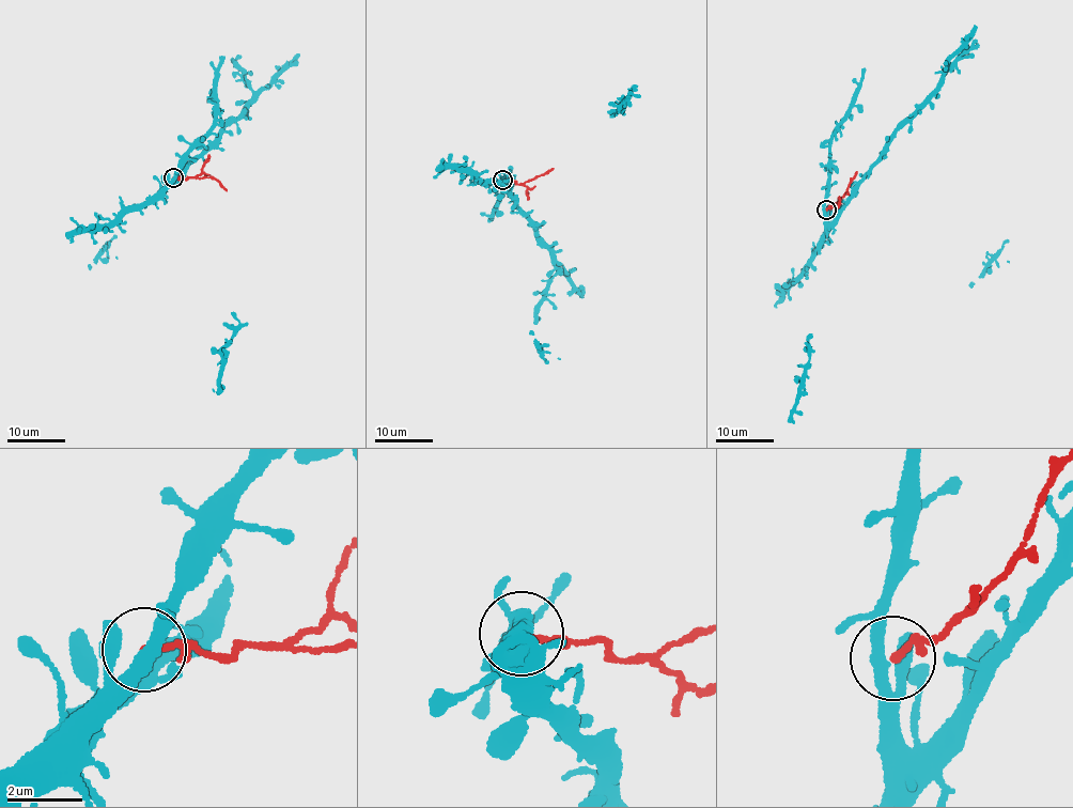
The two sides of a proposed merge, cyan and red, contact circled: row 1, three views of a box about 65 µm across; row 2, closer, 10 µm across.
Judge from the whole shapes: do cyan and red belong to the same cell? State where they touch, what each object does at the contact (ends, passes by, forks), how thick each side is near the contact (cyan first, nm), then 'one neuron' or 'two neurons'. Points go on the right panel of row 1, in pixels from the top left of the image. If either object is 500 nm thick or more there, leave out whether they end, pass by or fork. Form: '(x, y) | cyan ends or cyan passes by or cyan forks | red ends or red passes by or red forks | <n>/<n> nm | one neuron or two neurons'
(826, 210) | cyan passes by | red ends | 340/170 nm | two neurons

